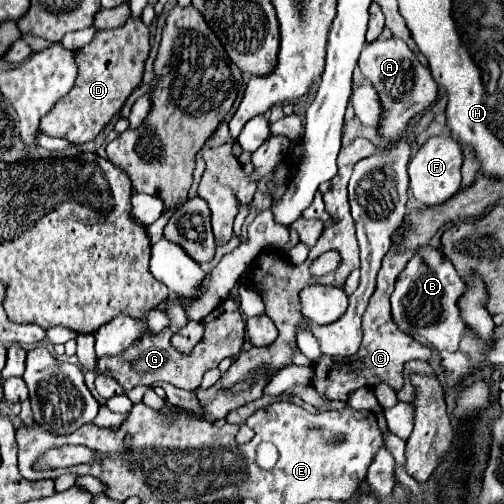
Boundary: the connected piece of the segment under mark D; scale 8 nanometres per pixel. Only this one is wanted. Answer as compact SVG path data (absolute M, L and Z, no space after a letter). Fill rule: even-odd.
M129 16L125 26L115 30L99 30L95 38L77 50L77 80L67 96L41 118L39 130L53 138L65 138L73 144L93 140L109 120L121 110L129 94L143 78L143 64L149 54L149 28L141 18Z

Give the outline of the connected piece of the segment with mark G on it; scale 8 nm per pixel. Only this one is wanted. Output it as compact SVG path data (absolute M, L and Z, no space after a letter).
M168 298L158 305L160 310L165 310L169 316L169 326L163 332L145 332L145 336L141 336L141 340L137 340L137 344L133 344L133 348L127 348L125 352L121 352L121 356L101 356L97 358L97 372L99 374L107 374L111 376L115 382L119 382L125 392L129 392L135 386L149 386L153 382L169 382L175 388L183 388L183 390L195 390L201 380L203 374L211 368L217 368L217 364L227 358L227 356L237 356L241 352L243 340L245 340L245 322L243 316L239 312L239 306L235 300L227 298L223 300L207 318L205 318L205 336L203 340L193 348L193 352L189 356L181 356L173 346L171 346L171 338L179 328L183 328L187 323L187 316L181 304Z

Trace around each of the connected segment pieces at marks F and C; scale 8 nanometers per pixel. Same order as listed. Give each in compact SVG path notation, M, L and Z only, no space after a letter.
M445 134L431 136L409 162L409 178L415 198L425 206L433 206L433 204L443 204L445 200L455 196L457 188L461 186L461 172L459 172L461 164L463 164L461 146L451 136Z
M399 226L397 232L393 234L391 250L383 258L383 266L377 276L377 288L369 300L367 310L363 312L363 342L361 342L359 352L355 356L351 356L349 360L321 356L313 364L311 384L319 396L323 396L327 400L347 402L351 392L355 392L359 388L373 388L379 382L385 382L393 390L399 390L403 386L403 364L409 360L429 360L431 358L431 350L427 346L423 346L421 342L413 340L409 334L401 332L391 316L389 296L393 292L393 284L395 284L397 276L403 272L405 264L413 258L413 252L415 250L401 252L401 226Z

